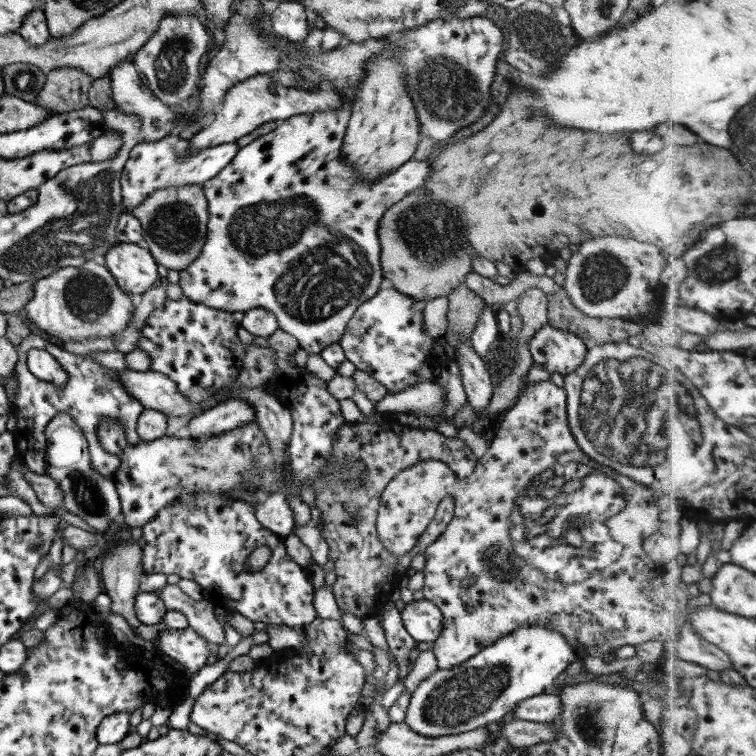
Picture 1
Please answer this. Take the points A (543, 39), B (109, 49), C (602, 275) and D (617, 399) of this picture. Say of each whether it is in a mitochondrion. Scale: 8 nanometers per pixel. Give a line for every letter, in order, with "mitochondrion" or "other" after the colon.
A: mitochondrion
B: other
C: mitochondrion
D: mitochondrion

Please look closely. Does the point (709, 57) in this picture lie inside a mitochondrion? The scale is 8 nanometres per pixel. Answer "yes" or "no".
no

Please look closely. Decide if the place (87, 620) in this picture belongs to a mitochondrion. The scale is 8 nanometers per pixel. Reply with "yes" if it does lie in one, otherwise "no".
no

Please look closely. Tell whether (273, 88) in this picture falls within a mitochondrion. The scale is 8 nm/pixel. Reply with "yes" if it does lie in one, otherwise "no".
no

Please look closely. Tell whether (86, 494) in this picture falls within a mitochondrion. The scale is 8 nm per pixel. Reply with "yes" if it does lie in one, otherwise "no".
yes

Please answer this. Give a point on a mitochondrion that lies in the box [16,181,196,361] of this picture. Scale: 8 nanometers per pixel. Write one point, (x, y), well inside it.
(87, 295)

